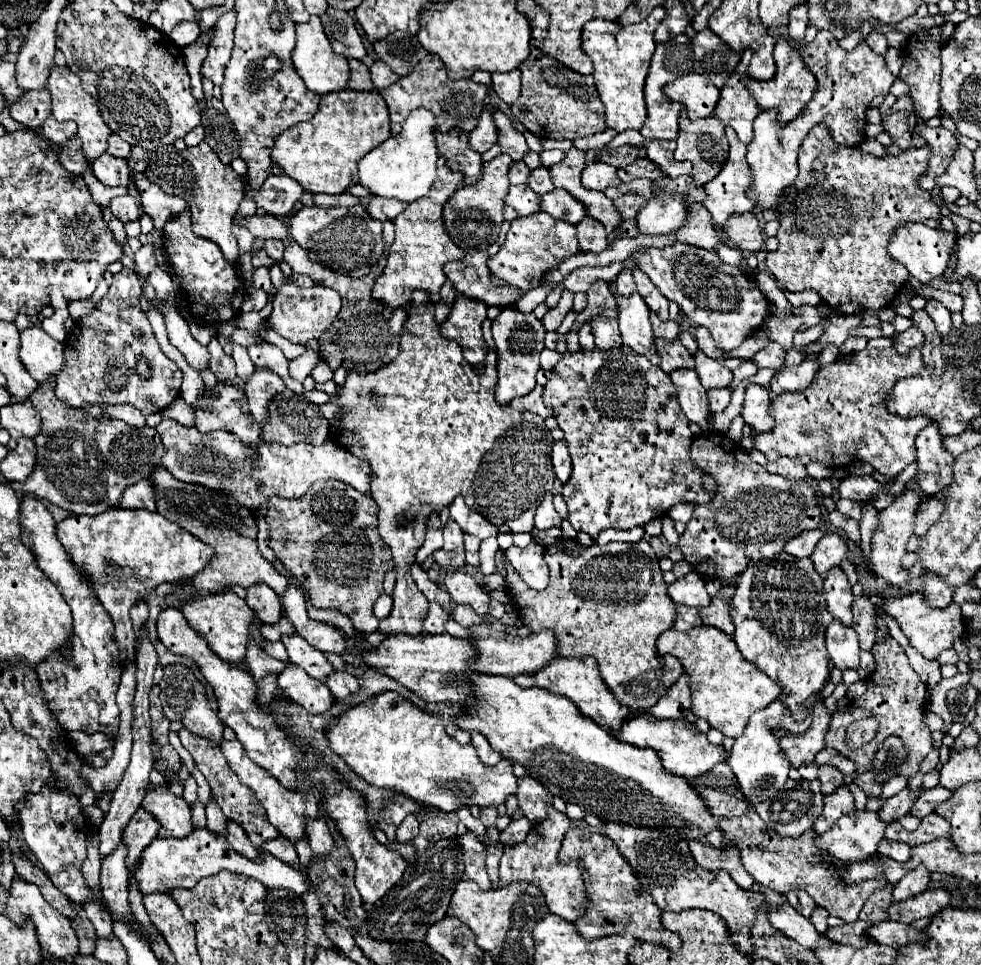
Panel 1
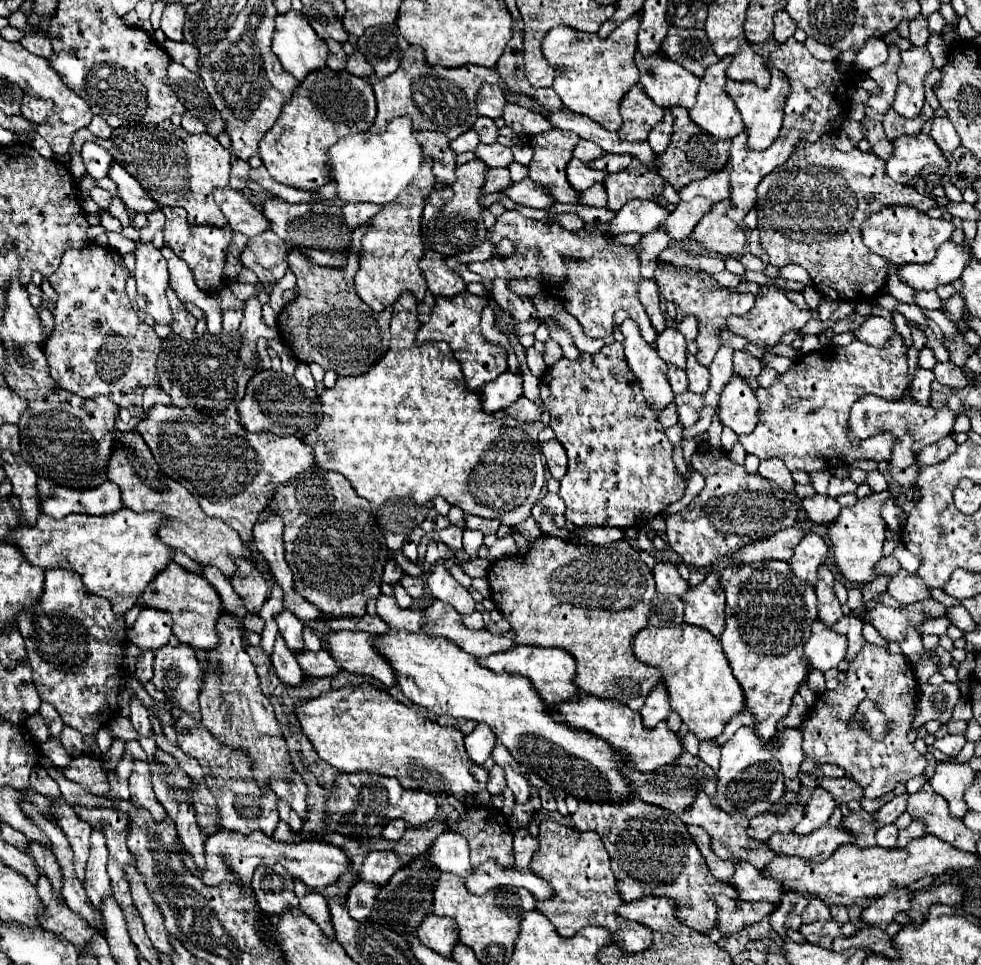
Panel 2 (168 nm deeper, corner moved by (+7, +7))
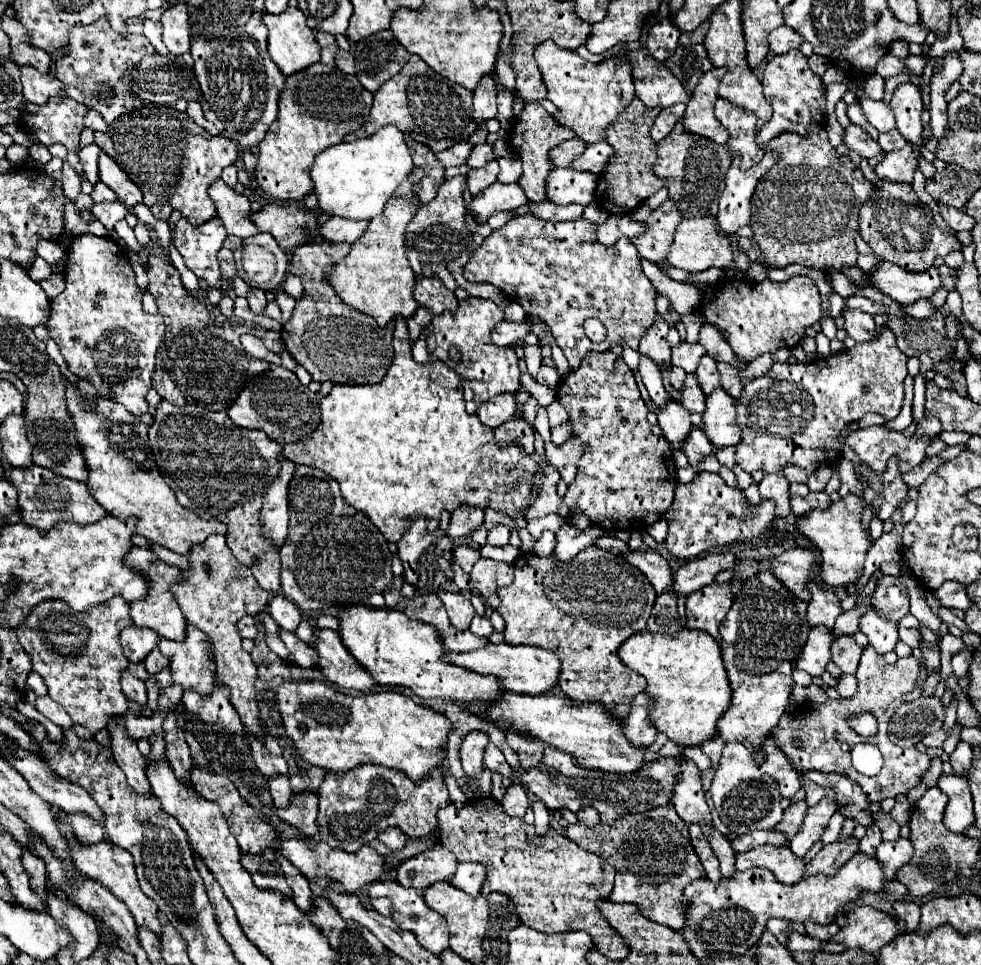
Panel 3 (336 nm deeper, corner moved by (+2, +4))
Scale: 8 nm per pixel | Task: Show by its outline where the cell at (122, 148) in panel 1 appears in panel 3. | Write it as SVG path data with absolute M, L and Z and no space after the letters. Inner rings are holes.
M89 109L87 115L85 115L85 127L91 129L91 131L105 131L107 123L103 121L103 117L99 113L95 113L93 109Z

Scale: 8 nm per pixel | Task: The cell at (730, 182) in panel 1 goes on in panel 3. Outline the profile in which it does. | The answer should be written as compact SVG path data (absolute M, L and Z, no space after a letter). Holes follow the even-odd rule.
M665 201L661 207L651 211L651 215L645 219L645 233L641 237L633 237L631 243L637 247L639 255L653 263L663 263L665 255L671 249L673 233L681 221L681 215L673 201Z

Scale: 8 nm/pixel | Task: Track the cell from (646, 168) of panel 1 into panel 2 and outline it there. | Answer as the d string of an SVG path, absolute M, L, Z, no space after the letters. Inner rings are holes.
M606 154L602 160L596 160L596 162L600 162L598 168L604 168L606 172L622 172L630 166L632 156L628 156L628 154Z

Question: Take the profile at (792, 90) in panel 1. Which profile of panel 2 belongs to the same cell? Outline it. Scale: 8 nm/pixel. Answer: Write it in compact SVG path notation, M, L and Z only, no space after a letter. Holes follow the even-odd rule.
M770 66L770 74L772 74L772 82L766 90L758 90L756 86L752 86L752 82L736 82L736 80L726 82L726 92L736 102L744 126L748 128L748 146L754 150L766 150L772 144L772 140L780 134L780 126L782 126L782 110L788 96L788 80L774 66Z

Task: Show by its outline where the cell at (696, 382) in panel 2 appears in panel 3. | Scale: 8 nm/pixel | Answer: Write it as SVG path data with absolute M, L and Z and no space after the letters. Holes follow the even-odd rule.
M691 373L685 379L683 389L679 391L681 395L675 399L679 405L683 405L689 413L703 413L705 411L705 395L697 383L697 375Z

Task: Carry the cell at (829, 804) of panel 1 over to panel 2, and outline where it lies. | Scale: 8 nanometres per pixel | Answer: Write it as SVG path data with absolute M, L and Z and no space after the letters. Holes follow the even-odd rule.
M816 788L812 798L806 804L804 820L794 830L798 834L810 834L812 830L816 830L818 826L822 826L830 820L834 808L836 808L836 802L834 802L832 794L828 794L828 790L824 790L824 788Z

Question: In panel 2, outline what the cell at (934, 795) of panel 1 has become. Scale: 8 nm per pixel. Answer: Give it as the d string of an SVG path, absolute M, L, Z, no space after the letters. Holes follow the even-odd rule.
M898 794L898 796L892 796L880 810L878 810L878 828L884 826L884 824L892 824L902 812L906 812L906 802L908 802L908 796L910 794Z

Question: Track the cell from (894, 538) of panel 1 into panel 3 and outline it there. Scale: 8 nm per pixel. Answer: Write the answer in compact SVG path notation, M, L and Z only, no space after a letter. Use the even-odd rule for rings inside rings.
M857 495L841 497L839 501L831 503L825 511L809 511L807 515L797 517L795 525L803 537L807 537L819 551L821 551L821 565L819 565L819 577L821 583L829 587L845 587L847 583L855 583L861 575L865 555L871 547L871 537L861 525L861 515L865 511L865 501Z

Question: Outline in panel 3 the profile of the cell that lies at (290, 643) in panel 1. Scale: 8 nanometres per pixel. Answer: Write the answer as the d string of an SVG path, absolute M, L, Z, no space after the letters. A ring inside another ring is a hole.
M283 595L271 597L267 611L275 619L275 623L287 631L295 631L297 625L301 623L301 613L299 613L297 605L293 605L293 601L289 601Z

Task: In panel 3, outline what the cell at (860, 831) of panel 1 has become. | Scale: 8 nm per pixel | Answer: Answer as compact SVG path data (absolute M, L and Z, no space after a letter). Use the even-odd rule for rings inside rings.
M763 845L763 847L755 847L751 851L739 853L735 865L739 871L753 869L753 867L769 869L777 877L777 881L781 881L785 885L793 885L793 883L801 881L803 871L805 871L803 859L793 855L791 849L771 847L771 845Z

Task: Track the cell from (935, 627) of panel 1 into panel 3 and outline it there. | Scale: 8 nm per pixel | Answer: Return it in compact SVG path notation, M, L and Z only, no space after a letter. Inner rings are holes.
M869 609L865 615L859 619L859 631L867 635L869 645L879 653L885 655L895 649L895 643L899 641L897 637L897 625L891 621L885 621L879 617L875 609Z

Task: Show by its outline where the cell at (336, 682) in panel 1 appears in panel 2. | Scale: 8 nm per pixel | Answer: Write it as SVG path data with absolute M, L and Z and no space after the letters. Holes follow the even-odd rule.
M326 650L298 652L296 660L302 666L304 674L310 678L324 678L324 676L334 676L340 672L340 668L336 666L336 662L332 662L332 656Z

